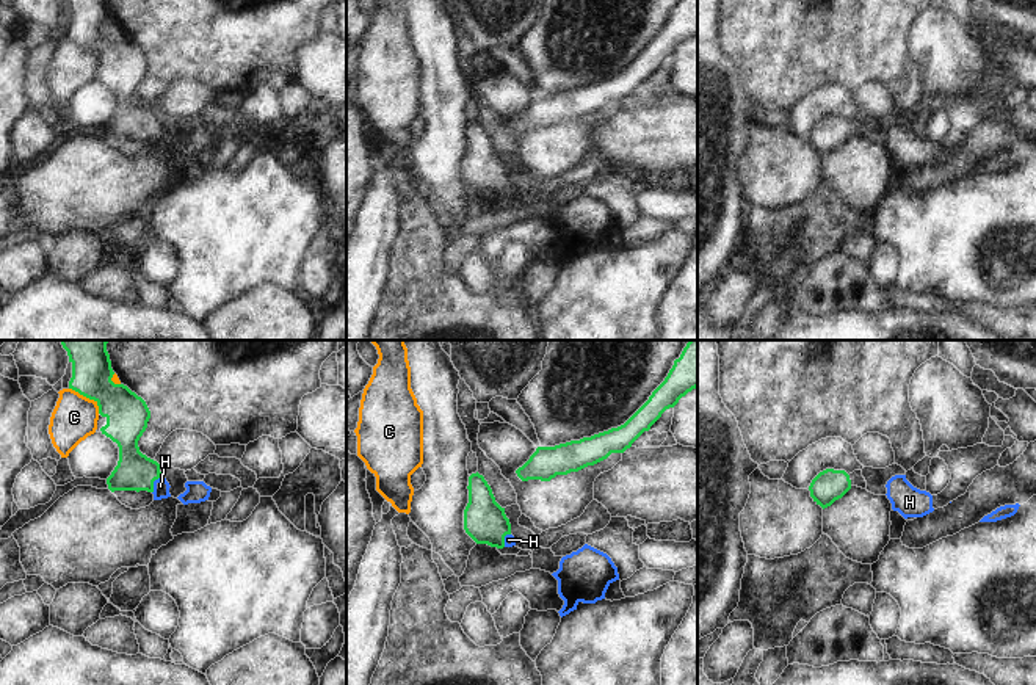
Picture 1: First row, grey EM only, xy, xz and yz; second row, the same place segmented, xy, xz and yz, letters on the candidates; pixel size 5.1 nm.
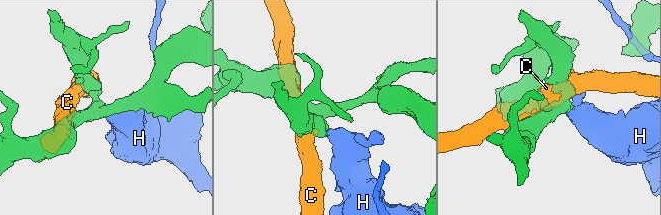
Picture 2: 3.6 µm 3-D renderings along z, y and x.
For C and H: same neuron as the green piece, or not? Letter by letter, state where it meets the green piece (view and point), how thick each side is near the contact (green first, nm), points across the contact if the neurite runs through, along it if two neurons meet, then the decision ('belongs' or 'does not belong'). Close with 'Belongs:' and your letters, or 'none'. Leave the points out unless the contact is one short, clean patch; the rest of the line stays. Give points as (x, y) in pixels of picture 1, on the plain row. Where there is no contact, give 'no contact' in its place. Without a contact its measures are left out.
C: xy (88, 46) | 220/220 nm | does not belong
H: xy (152, 132) | 190/80 nm | across xy (135, 119), (152, 132), (160, 135) | belongs
Belongs: H

